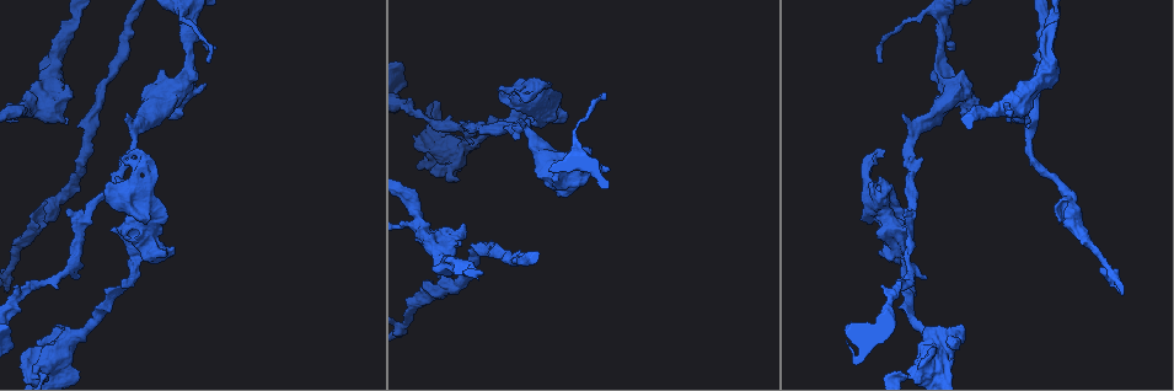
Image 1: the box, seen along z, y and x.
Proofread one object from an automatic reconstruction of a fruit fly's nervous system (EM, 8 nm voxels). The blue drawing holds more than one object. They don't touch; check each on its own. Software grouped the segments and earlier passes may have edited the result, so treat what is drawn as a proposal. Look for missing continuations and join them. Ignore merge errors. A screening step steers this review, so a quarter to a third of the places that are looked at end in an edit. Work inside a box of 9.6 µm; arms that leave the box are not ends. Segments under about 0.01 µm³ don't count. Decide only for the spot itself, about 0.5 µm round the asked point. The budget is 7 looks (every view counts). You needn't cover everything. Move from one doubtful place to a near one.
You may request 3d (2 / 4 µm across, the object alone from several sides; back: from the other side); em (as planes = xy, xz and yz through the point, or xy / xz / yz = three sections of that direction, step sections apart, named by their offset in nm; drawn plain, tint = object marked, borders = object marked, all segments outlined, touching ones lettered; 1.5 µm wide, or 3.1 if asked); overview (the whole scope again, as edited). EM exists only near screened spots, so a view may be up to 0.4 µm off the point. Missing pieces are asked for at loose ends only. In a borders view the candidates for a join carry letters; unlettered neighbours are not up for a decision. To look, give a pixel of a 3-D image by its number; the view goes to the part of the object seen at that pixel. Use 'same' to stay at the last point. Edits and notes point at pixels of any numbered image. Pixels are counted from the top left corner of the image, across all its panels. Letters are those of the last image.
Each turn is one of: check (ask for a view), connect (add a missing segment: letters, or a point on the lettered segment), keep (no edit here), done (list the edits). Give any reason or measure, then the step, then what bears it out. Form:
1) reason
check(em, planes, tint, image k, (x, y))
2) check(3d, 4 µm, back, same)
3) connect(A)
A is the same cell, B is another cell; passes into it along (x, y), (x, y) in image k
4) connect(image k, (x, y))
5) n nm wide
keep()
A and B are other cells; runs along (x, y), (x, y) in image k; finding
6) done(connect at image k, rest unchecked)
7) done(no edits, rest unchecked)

branch stops here
check(em, planes, tint, image 1, (43, 207))

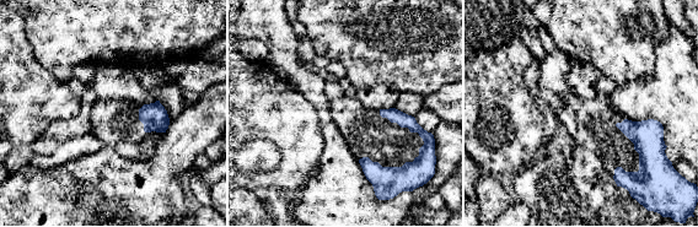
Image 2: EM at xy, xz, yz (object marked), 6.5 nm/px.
what lies round it
check(em, planes, borders, same)

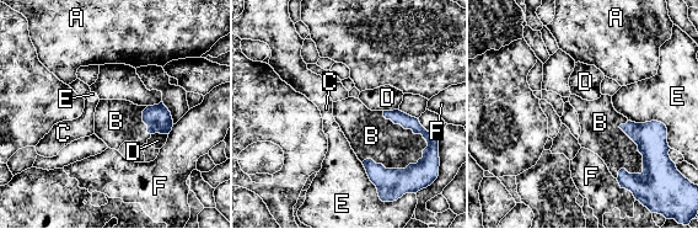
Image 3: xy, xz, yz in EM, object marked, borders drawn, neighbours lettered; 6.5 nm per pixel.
B touches over 460 nm
connect(B)
B is the same cell, A, C, D, E and F are other cells; it goes on there

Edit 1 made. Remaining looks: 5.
check(overview)

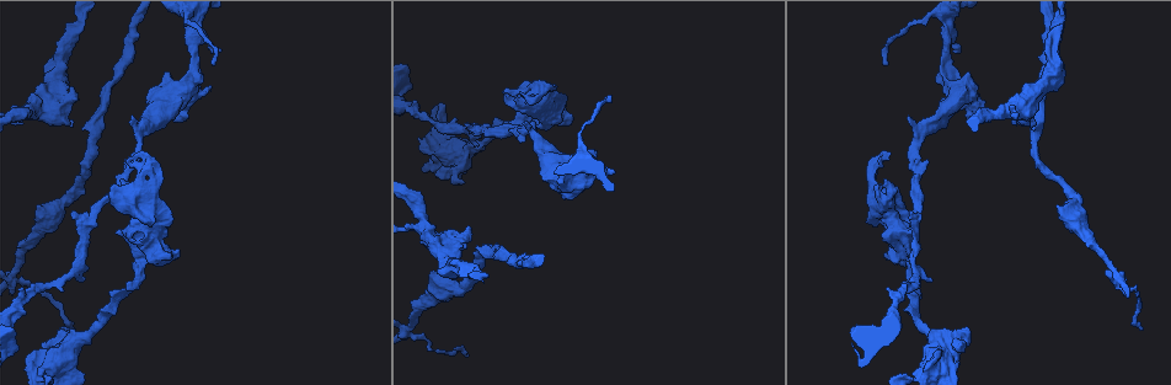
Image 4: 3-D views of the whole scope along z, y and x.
thick end
check(3d, 4 µm, image 4, (181, 115))

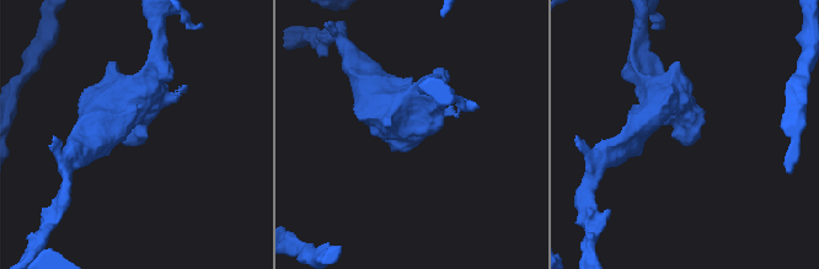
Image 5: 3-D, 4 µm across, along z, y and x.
check(em, xz, step 4, tint, image 5, (136, 138))

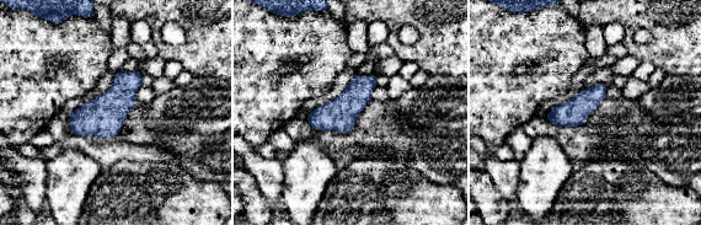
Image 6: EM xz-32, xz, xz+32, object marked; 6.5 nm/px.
cut it another way
check(em, planes, borders, same)

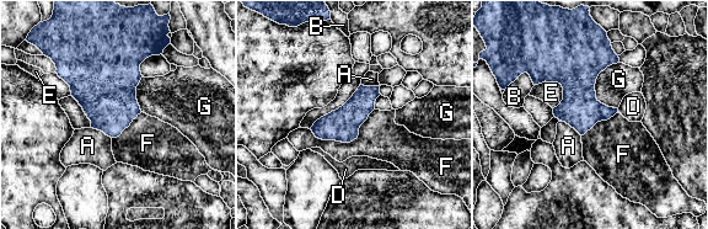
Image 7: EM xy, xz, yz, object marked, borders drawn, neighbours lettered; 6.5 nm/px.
220 nm wide
keep()
A, B, D, E, F and G are other cells; border along (374, 108), (349, 142), (310, 129) in image 7; none of them fits

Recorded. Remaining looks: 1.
free end
check(em, planes, borders, image 4, (127, 236))

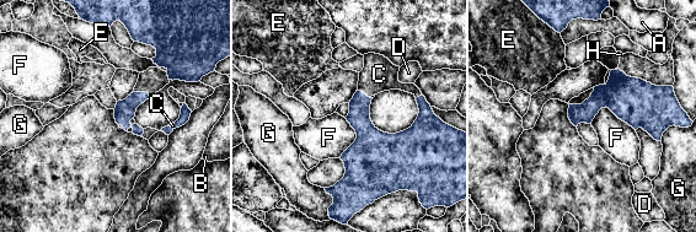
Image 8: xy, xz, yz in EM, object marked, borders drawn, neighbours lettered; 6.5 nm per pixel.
140 nm wide
connect(C)
C is the same cell, A, B, D, E, F, G and H are other cells; it goes on there

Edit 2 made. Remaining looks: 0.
done(connect at image 3, connect at image 8, rest unchecked)

